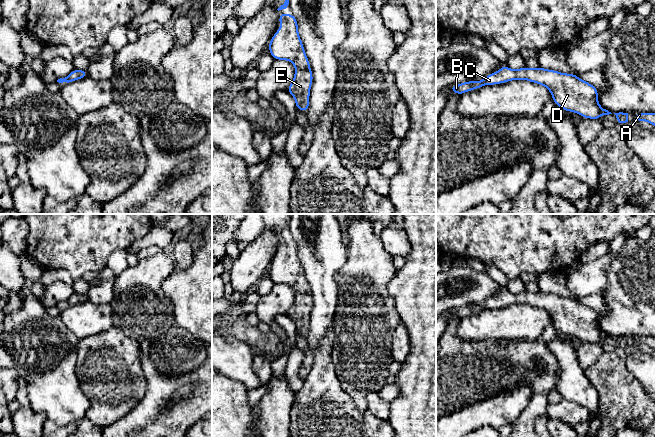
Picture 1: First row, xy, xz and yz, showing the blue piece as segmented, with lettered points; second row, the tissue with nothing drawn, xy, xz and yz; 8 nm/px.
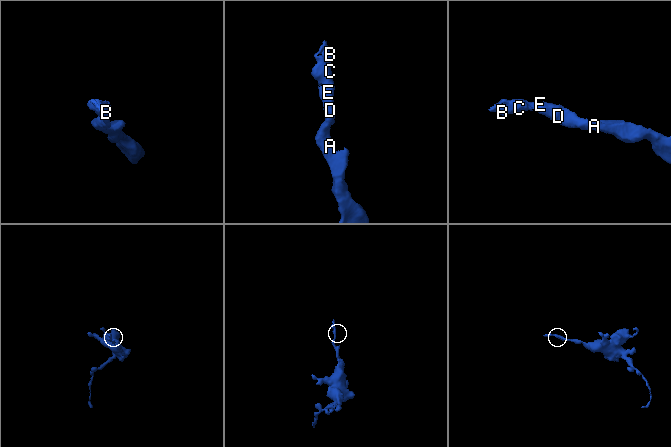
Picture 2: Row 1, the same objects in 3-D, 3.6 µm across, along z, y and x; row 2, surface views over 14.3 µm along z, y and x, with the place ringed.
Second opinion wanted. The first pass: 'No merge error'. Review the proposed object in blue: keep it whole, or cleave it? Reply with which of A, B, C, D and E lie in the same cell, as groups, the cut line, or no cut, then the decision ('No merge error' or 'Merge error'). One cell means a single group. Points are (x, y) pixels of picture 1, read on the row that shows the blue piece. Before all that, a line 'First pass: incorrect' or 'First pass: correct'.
First pass: correct
Groups: A B C D E. No split. No merge error

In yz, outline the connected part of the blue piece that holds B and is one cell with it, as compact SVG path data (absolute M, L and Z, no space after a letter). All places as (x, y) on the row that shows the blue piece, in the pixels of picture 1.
M505 64L496 72L481 81L467 81L449 86L449 91L459 94L479 89L485 85L495 85L512 80L528 80L545 86L553 97L553 102L561 109L575 112L583 118L598 120L602 115L612 114L598 104L598 89L583 81L574 73L561 73L556 70L522 67L512 70Z

